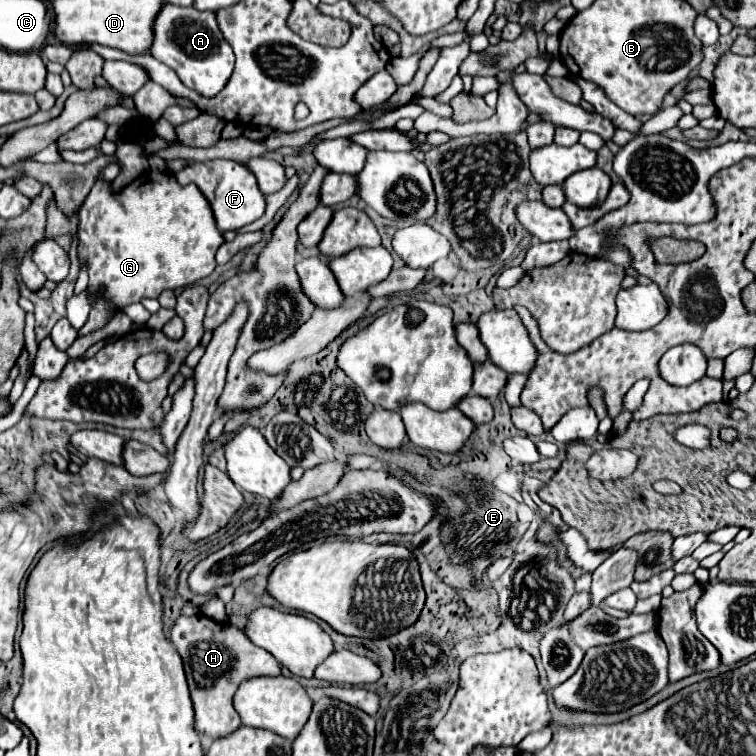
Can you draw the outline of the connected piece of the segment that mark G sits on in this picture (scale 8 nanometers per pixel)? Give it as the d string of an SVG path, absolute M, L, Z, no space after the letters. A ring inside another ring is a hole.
M145 172L119 194L111 192L109 182L97 182L79 210L77 238L81 262L89 262L91 302L95 302L97 292L103 288L111 310L123 310L145 296L157 298L163 290L183 288L209 276L217 266L215 252L225 242L223 232L215 228L215 216L211 216L211 206L203 200L203 192L195 184L177 184L169 172Z

